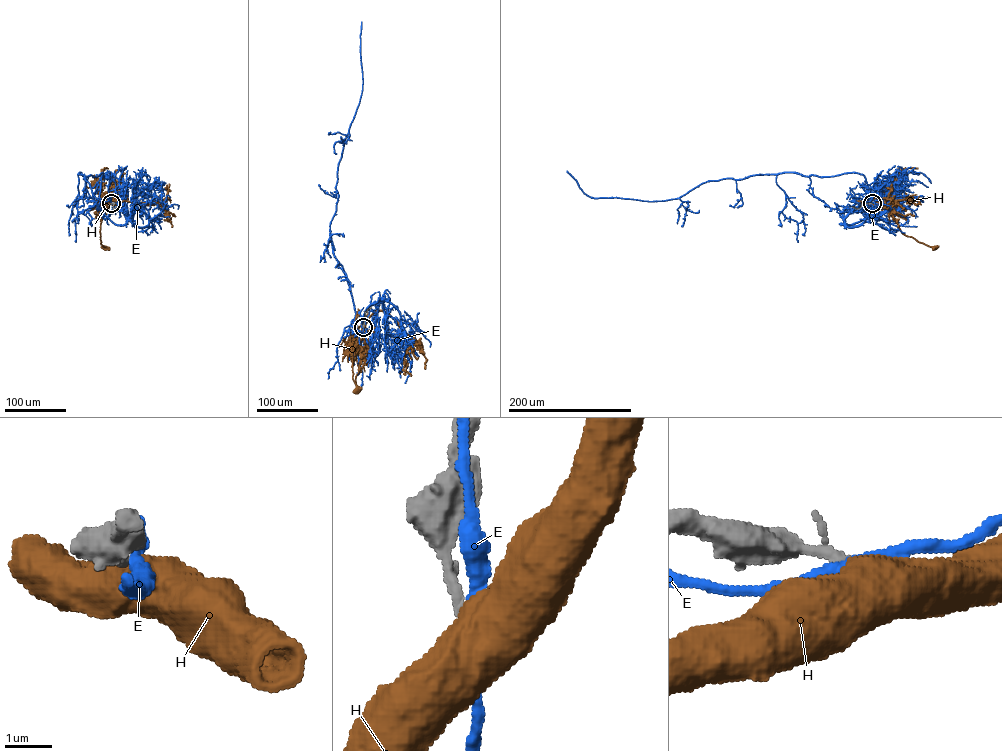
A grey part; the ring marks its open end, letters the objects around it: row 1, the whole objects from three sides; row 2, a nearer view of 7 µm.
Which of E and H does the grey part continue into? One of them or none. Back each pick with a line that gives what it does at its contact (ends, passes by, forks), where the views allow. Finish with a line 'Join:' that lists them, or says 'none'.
Join: none

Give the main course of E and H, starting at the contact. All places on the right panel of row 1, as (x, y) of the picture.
E: (871, 203), (858, 199), (844, 222), (868, 209), (853, 173), (722, 179), (647, 201), (591, 198), (567, 171)
H: (872, 204), (881, 200), (903, 233), (935, 247)

